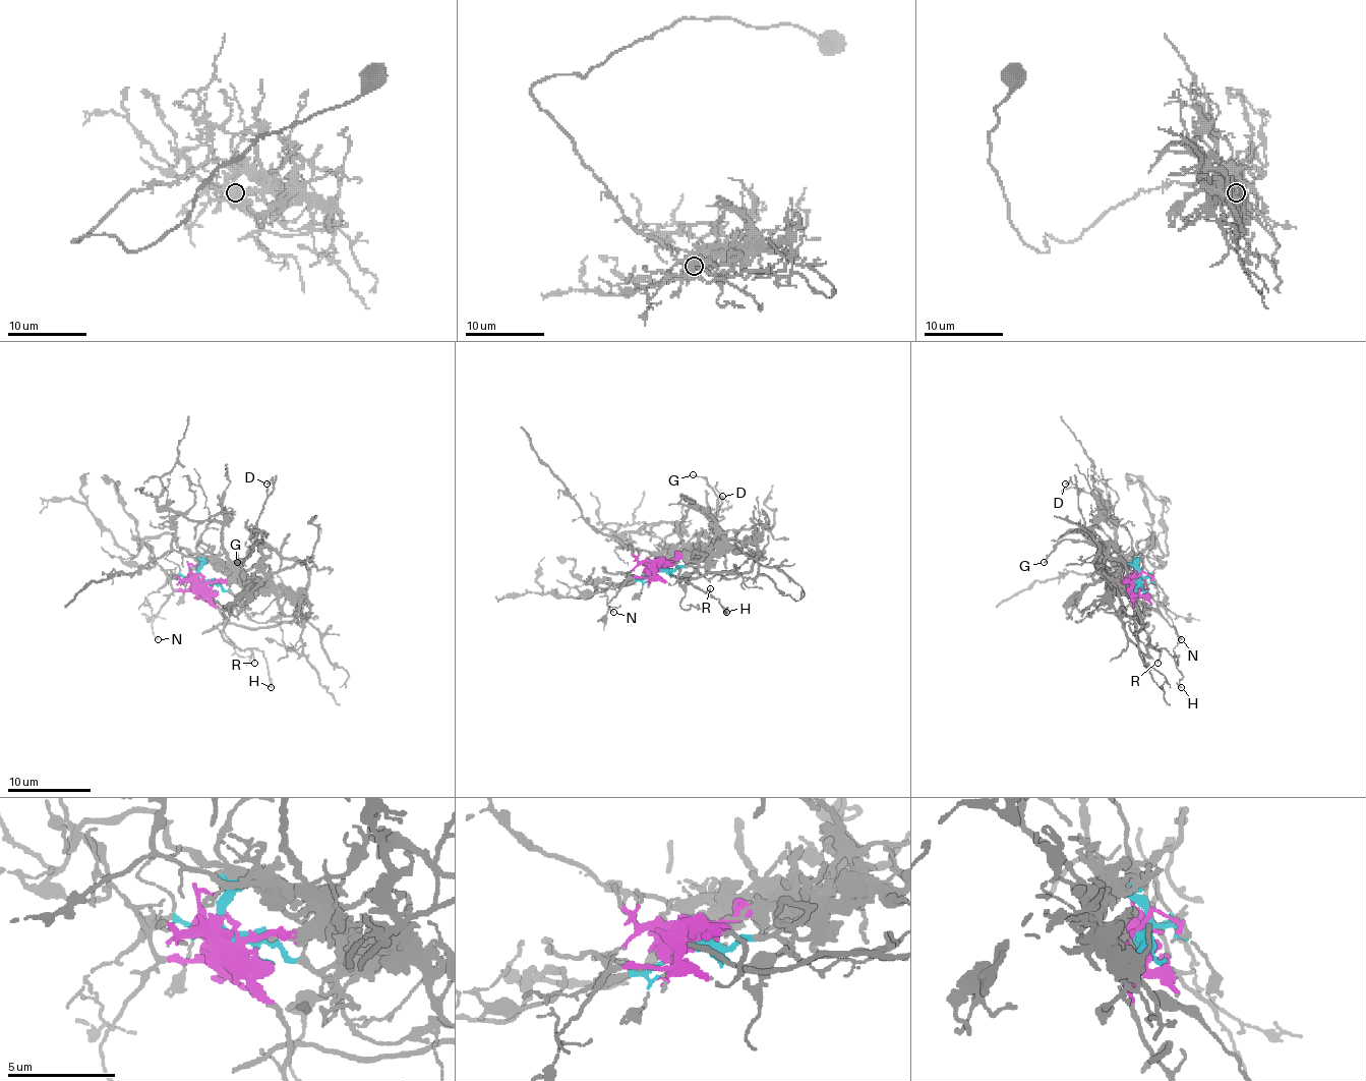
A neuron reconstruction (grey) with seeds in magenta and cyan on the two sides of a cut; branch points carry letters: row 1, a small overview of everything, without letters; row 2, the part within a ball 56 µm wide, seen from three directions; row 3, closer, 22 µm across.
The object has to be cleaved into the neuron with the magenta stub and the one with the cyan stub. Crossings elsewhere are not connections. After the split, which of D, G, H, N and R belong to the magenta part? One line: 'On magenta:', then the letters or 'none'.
On magenta: D, G, H, N, R

